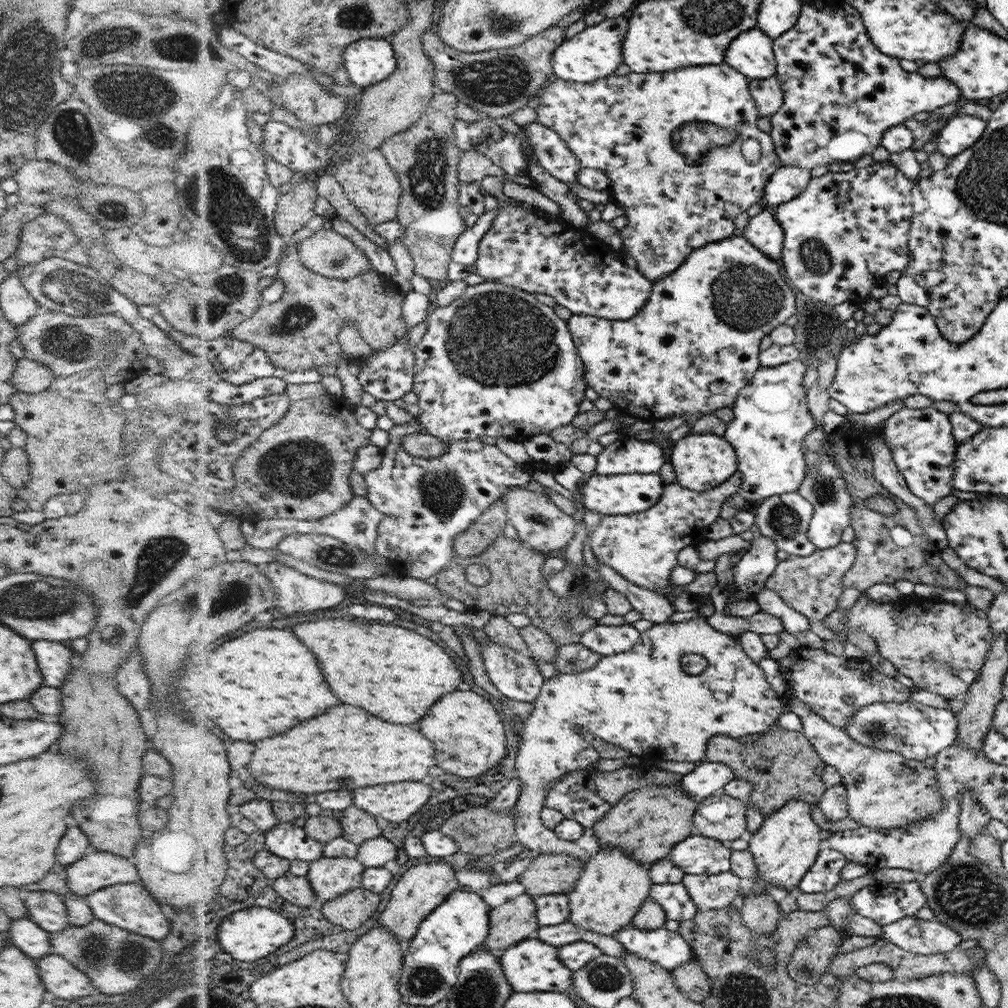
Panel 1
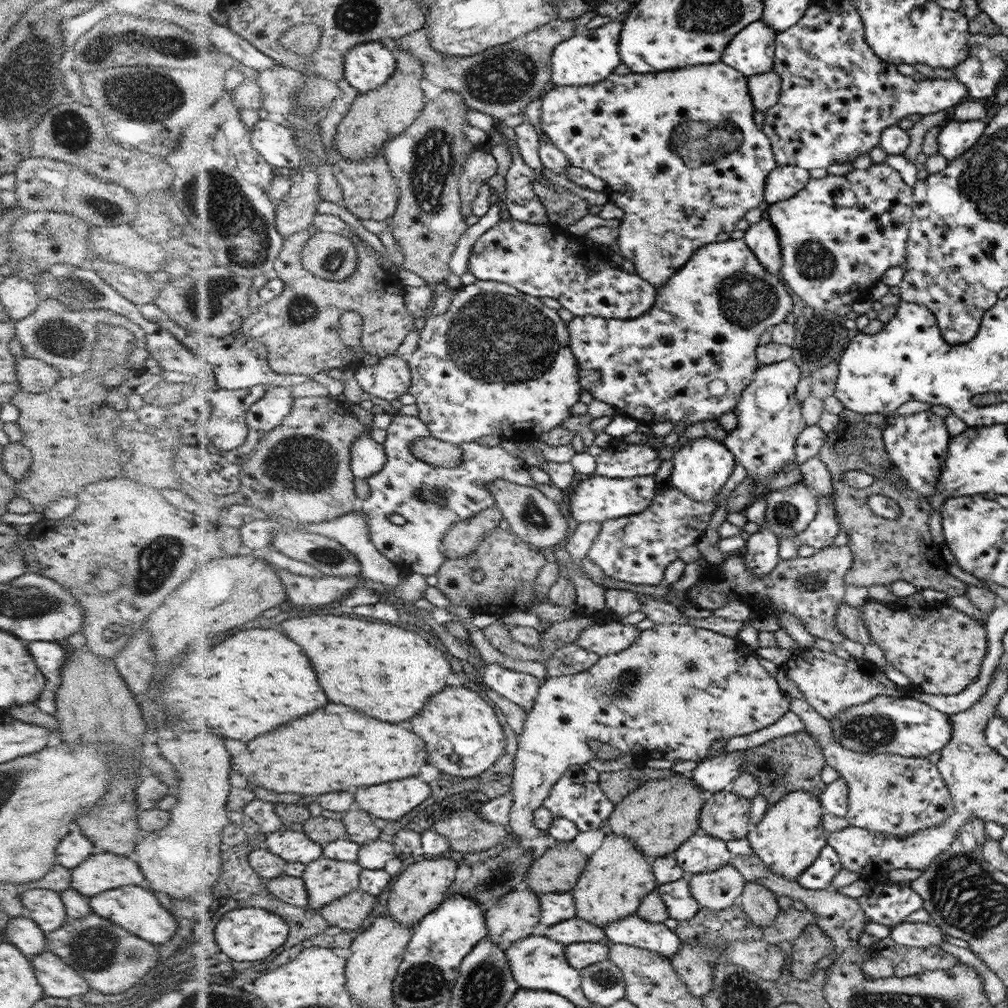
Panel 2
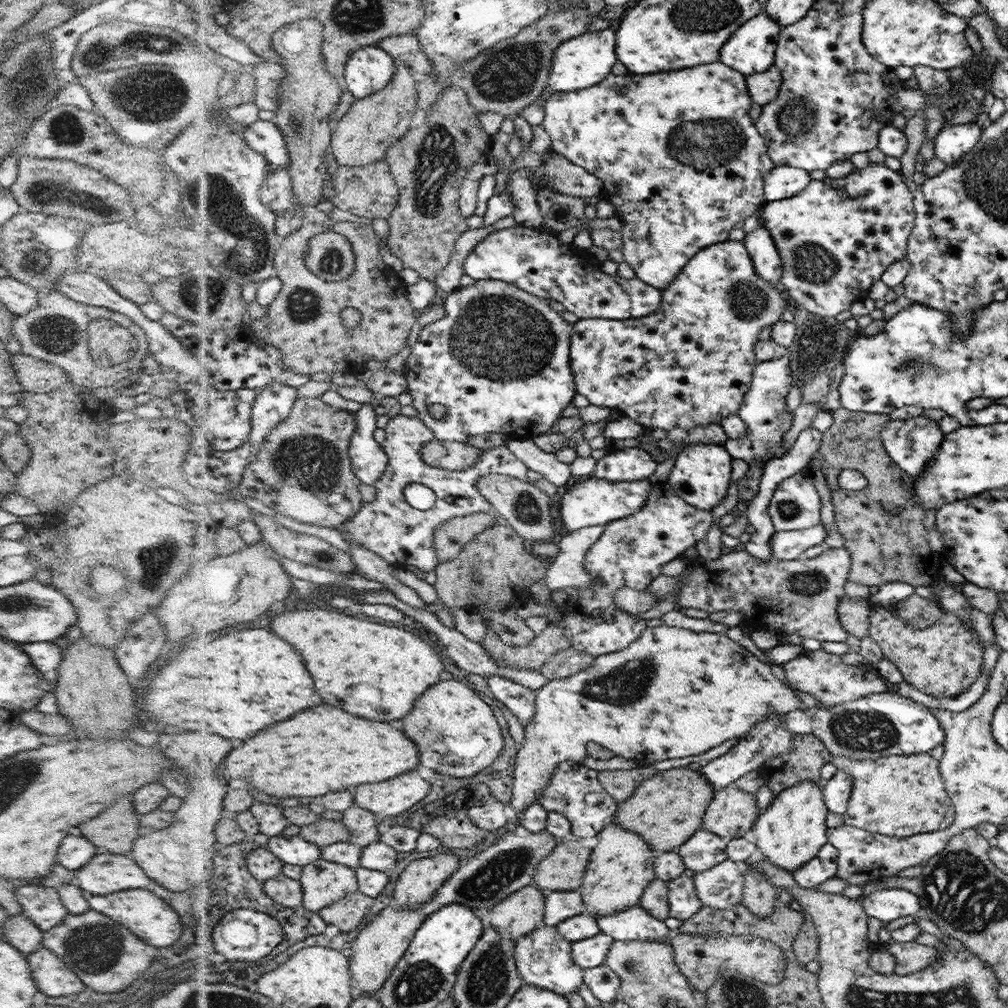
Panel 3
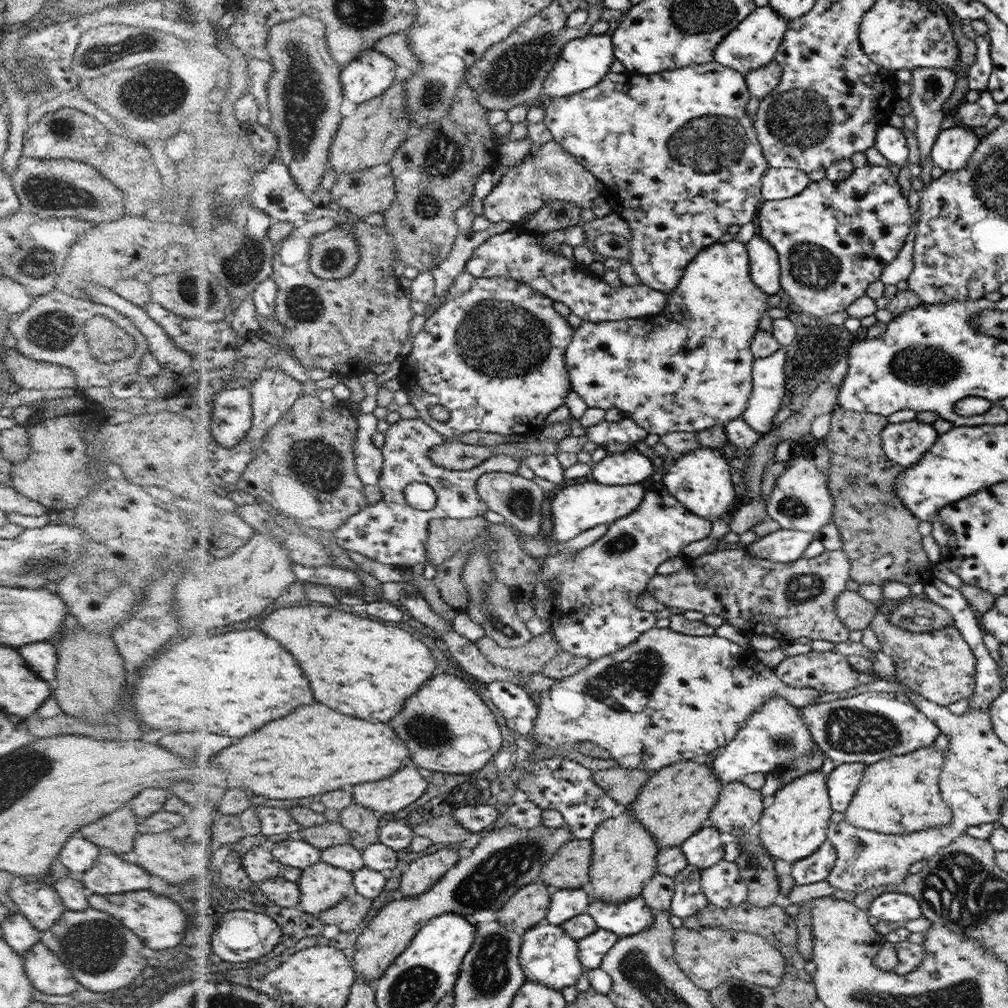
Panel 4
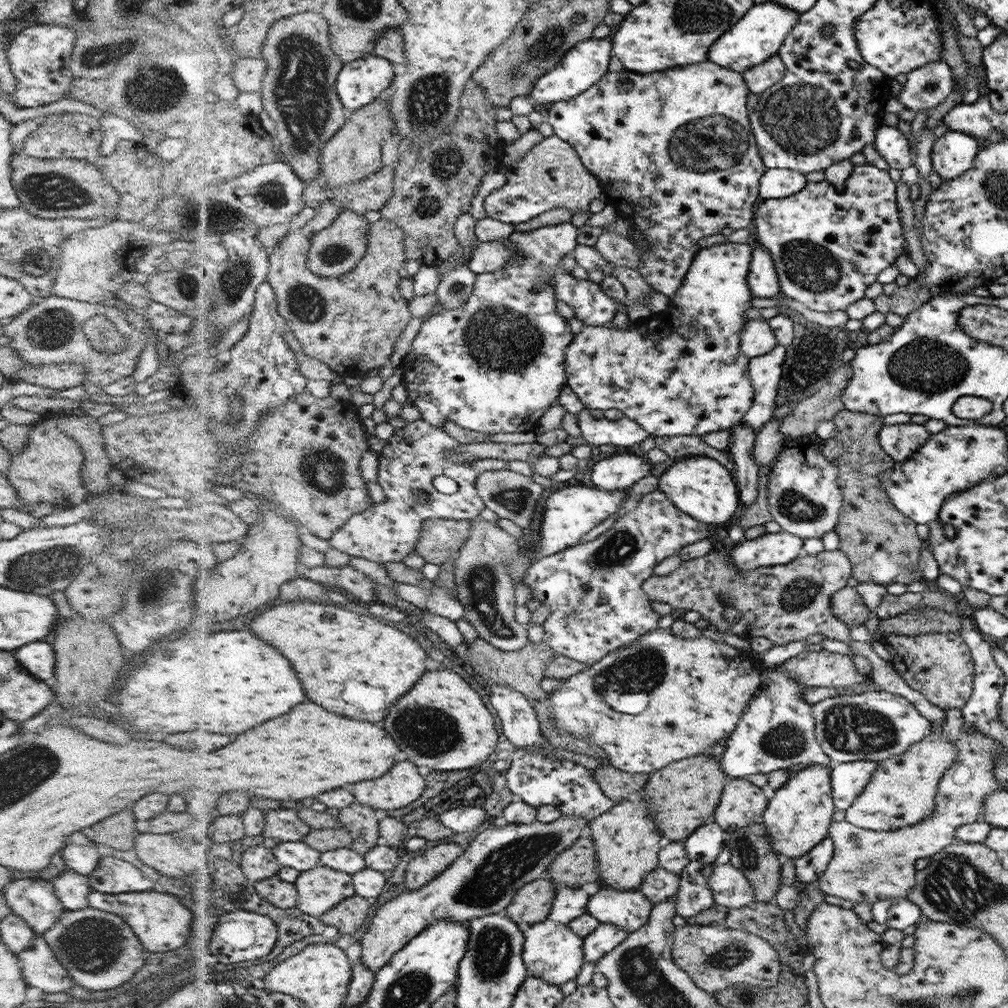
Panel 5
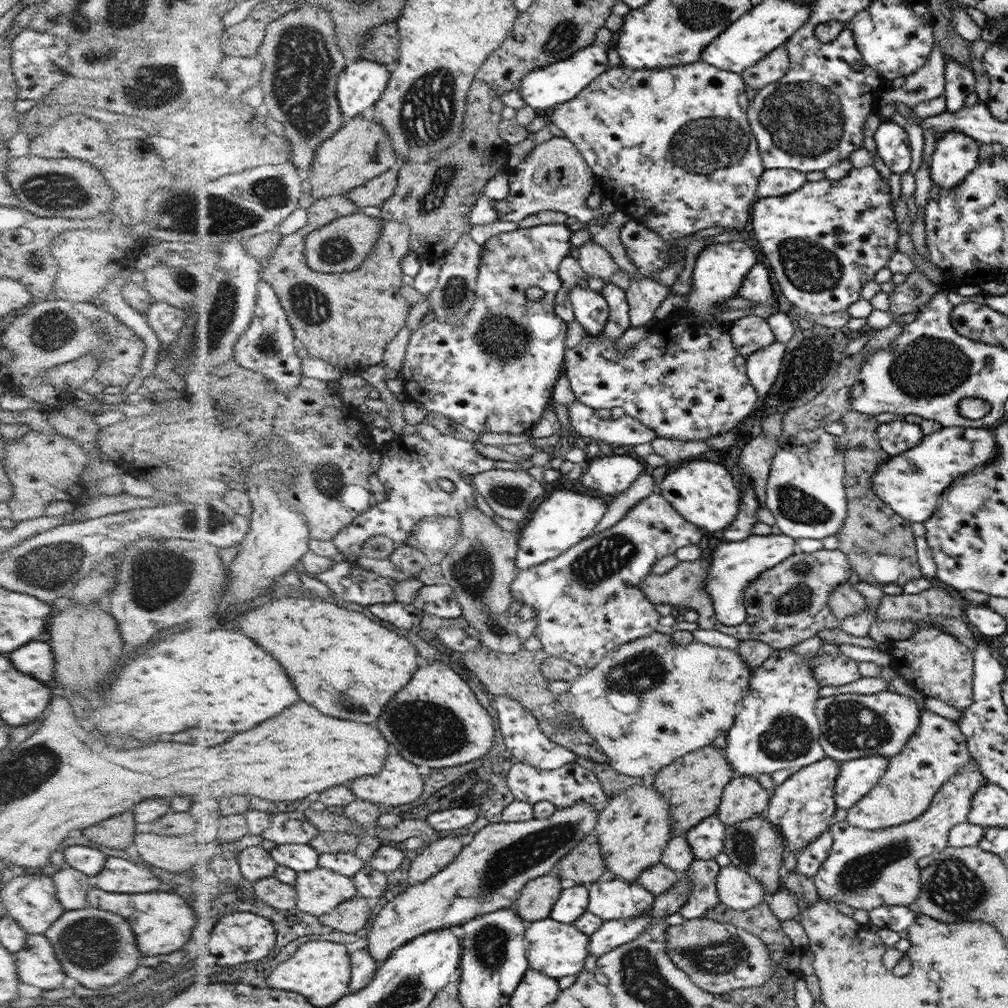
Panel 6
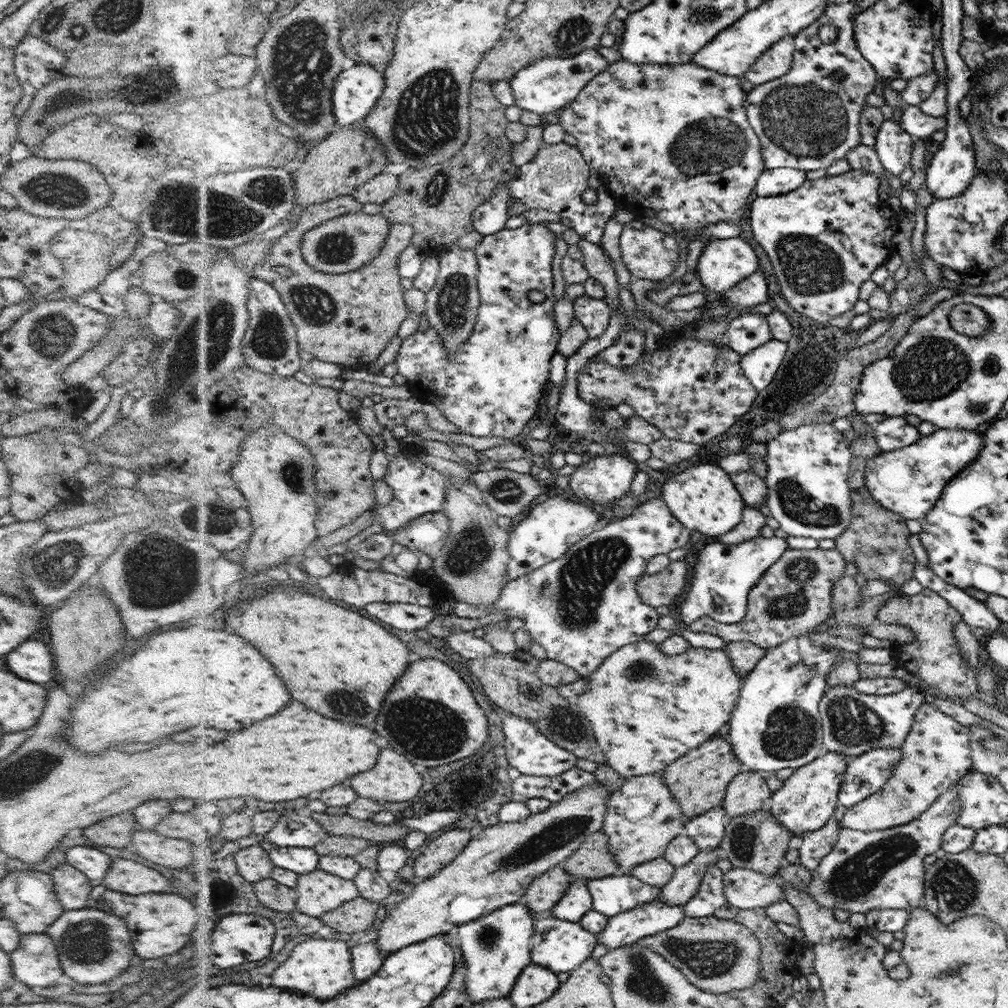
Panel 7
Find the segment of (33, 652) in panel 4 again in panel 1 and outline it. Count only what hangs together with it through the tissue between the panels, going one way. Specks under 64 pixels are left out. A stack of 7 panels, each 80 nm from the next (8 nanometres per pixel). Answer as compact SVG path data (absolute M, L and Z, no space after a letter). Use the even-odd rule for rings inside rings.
M50 640L31 641L32 650L43 674L43 685L60 689L67 674L75 663L75 652L70 651L64 642Z

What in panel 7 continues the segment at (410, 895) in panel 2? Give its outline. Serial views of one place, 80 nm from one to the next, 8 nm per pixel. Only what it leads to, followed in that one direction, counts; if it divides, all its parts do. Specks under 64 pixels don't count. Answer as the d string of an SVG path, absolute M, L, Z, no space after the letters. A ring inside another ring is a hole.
M448 828L438 838L434 838L428 848L417 858L415 866L416 876L425 879L434 878L440 871L444 870L450 862L461 854L462 850L472 839L467 828Z

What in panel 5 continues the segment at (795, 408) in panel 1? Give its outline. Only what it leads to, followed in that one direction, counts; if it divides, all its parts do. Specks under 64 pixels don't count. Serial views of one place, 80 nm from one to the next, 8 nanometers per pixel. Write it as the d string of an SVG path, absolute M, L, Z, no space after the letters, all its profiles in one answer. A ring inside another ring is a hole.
M778 344L769 353L749 358L749 378L755 390L755 400L742 421L758 432L772 419L777 407L777 388L784 376L784 346Z

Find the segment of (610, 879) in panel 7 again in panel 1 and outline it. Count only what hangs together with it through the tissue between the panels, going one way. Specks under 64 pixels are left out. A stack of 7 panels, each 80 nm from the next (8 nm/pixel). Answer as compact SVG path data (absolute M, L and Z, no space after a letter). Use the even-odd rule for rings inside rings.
M630 923L618 930L615 939L623 944L626 951L658 963L670 972L677 966L696 959L685 939L678 932L669 931L665 926L647 931Z

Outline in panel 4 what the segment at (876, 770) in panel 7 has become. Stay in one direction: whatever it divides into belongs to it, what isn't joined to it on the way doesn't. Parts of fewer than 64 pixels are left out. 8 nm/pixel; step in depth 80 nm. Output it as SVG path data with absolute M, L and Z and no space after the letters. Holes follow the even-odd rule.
M854 762L836 764L828 779L830 802L833 810L844 812L852 804L854 794L861 786L866 766L864 763Z

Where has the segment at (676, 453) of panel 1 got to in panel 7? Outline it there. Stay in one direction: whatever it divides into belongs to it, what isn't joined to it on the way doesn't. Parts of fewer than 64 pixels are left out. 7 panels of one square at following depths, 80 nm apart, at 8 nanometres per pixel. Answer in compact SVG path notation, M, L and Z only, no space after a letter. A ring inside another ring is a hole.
M701 463L680 470L663 484L663 501L674 517L691 532L700 532L710 538L723 536L740 525L745 510L740 493L729 476L725 470L712 463Z

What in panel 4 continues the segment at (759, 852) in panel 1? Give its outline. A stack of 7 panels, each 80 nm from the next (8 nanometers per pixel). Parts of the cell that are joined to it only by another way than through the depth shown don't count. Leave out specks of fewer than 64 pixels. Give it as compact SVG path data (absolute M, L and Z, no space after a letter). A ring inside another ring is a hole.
M814 771L798 778L776 792L774 802L762 813L759 840L774 858L794 864L821 849L828 840L828 828L833 813L830 802L828 779L821 771Z

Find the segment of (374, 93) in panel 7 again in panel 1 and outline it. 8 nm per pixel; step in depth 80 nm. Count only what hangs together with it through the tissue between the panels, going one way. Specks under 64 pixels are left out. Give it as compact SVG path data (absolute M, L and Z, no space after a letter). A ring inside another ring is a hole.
M363 39L346 49L344 66L357 86L373 87L397 72L399 56L388 40Z

